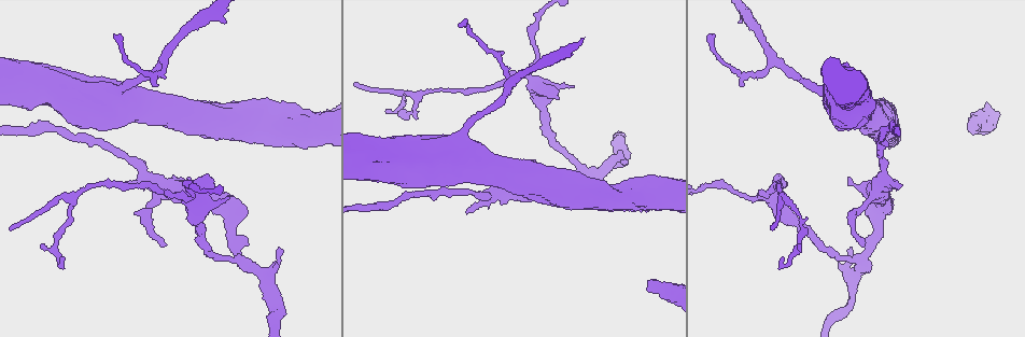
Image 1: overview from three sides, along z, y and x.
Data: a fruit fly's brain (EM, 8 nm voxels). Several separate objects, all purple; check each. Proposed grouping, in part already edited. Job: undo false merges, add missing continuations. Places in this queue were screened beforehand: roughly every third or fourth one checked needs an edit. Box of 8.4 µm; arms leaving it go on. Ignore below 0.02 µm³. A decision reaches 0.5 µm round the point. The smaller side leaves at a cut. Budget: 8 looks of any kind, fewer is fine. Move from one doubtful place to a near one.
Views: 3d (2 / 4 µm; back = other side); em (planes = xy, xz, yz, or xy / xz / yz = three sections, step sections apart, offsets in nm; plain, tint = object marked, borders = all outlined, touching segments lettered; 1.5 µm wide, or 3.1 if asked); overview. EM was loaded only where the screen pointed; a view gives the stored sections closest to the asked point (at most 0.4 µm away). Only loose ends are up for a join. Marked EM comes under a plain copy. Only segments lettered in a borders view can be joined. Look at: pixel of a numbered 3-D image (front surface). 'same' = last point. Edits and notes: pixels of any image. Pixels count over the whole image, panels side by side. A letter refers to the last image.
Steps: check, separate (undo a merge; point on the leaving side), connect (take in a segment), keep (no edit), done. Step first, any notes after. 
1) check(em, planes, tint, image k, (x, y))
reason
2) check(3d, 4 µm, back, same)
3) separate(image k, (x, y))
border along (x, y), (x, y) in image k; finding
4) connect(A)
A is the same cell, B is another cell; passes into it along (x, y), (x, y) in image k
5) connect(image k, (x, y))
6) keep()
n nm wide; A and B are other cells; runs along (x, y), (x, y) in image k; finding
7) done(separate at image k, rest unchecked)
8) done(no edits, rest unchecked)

check(3d, 4 µm, image 1, (42, 247))
branch stops here

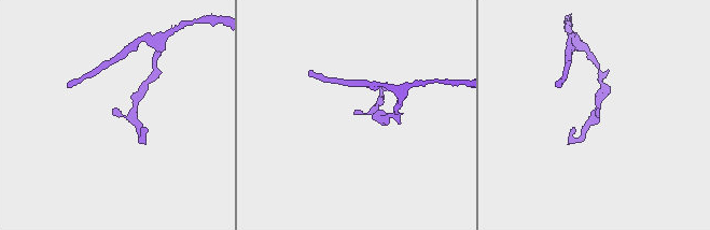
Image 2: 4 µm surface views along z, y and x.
check(em, xy, step 4, tint, image 2, (353, 113))

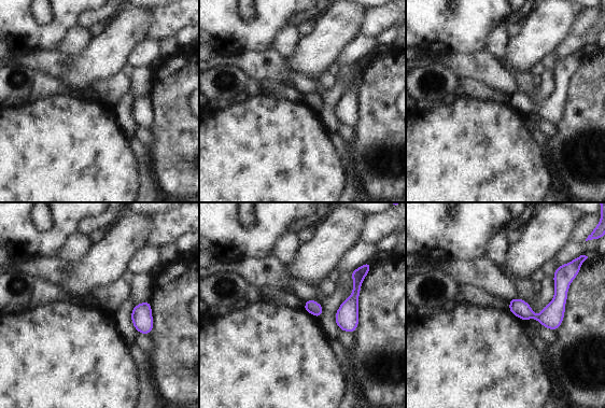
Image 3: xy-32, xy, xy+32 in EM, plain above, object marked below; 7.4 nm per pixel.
check(em, planes, borders, same)

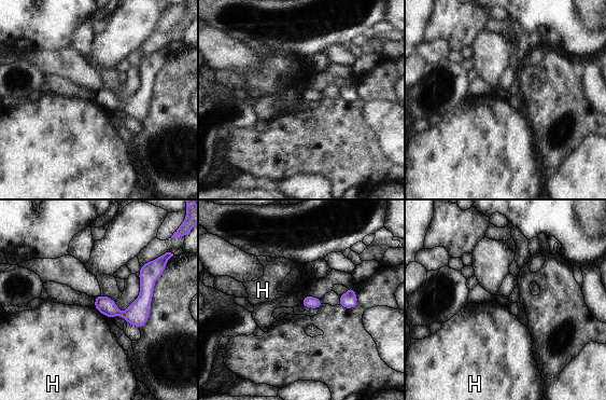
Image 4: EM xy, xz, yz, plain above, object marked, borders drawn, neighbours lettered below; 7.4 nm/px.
keep()
H is another cell; border along (95, 307), (107, 316) in image 4; none of them fits

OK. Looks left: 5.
check(em, xy, step 4, borders, image 1, (114, 35))
an open end

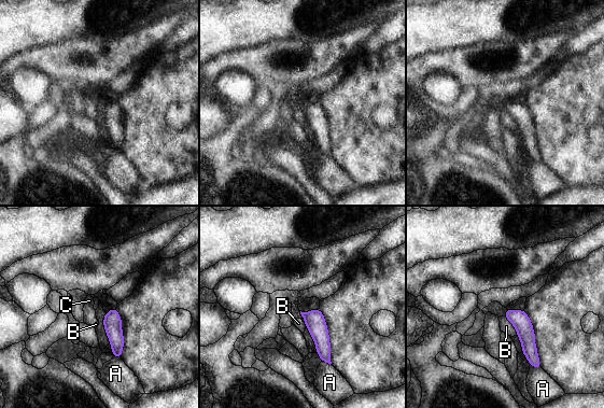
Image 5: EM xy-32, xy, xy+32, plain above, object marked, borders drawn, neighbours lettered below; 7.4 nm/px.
check(em, planes, borders, same)
cut it another way

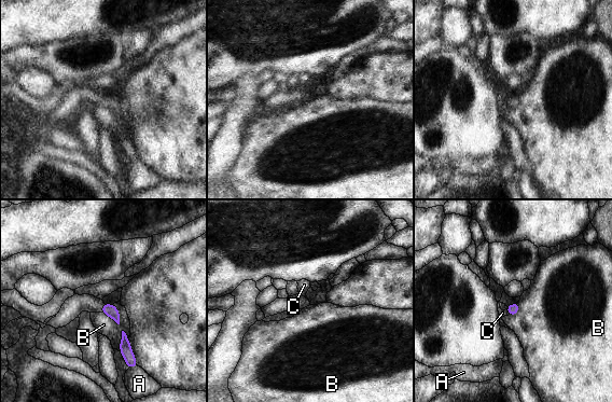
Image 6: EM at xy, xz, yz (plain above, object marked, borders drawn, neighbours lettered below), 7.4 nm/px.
keep()
80 nm wide; A, B and C are other cells; border along (101, 312), (120, 323) in image 6; none of them fits

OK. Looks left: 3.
check(3d, 2 µm, image 1, (978, 127))
long arm stops here

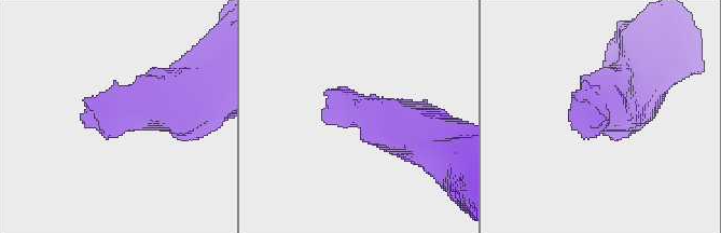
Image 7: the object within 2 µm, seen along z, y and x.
check(em, planes, borders, image 7, (85, 120))

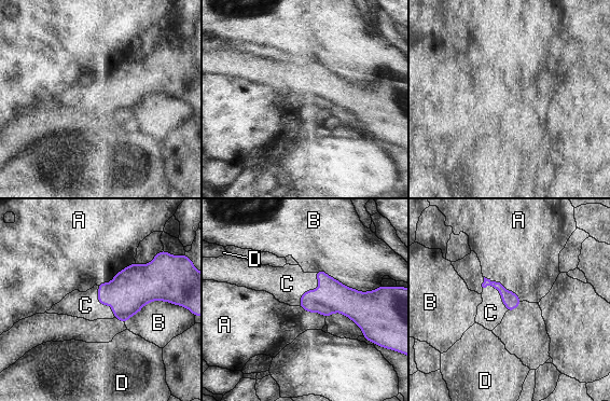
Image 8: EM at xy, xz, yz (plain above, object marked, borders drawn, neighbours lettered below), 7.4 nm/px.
connect(C)
C is the same cell, A, B and D are other cells; passes into it along (331, 296), (312, 289), (287, 284) in image 8; the cell continues

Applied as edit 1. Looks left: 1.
done(connect at image 8, rest unchecked)

